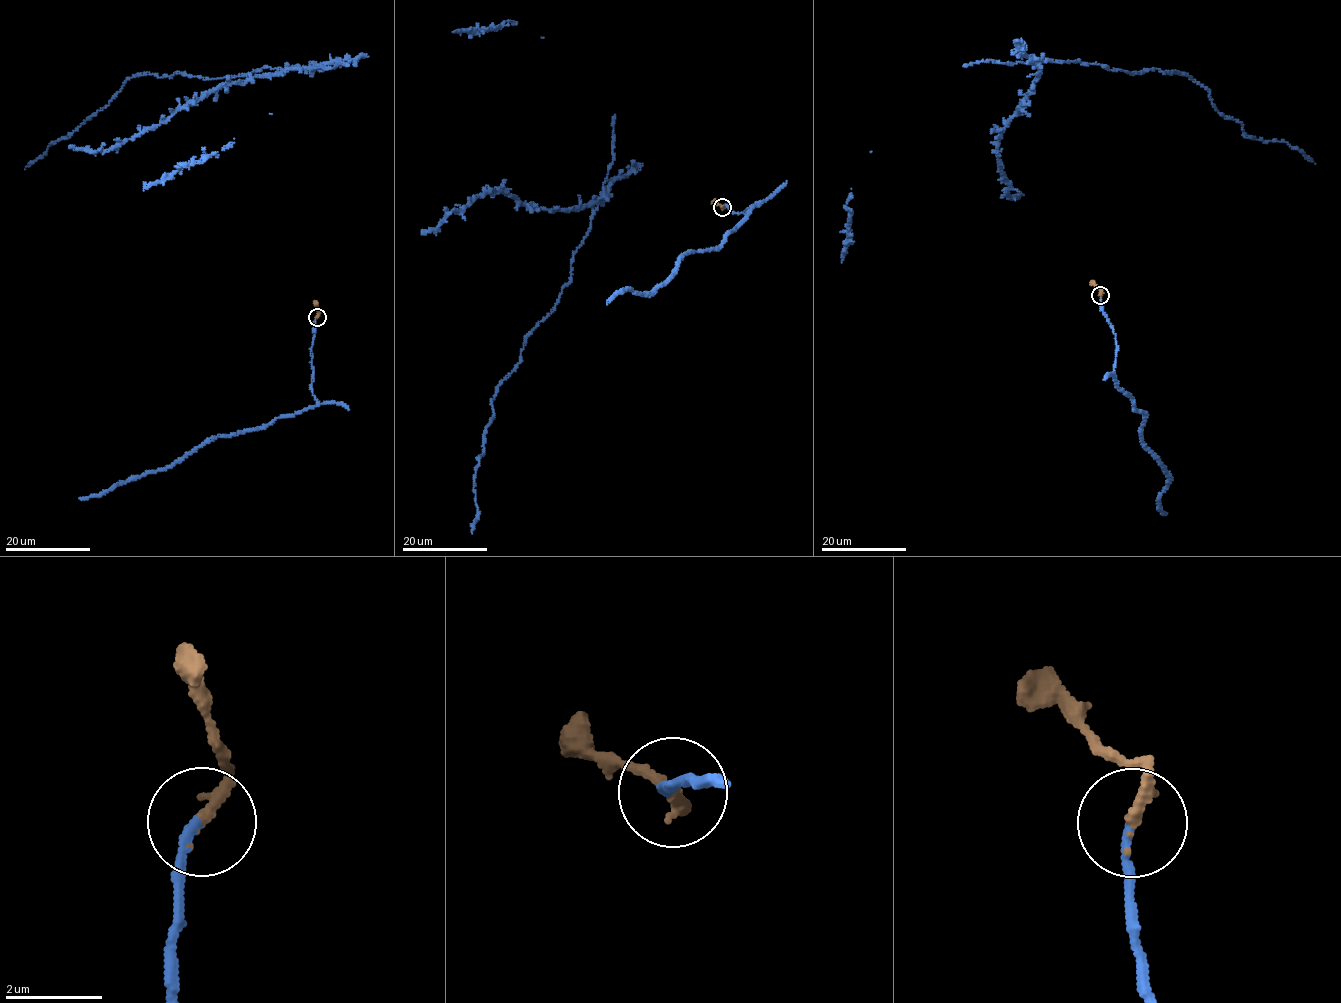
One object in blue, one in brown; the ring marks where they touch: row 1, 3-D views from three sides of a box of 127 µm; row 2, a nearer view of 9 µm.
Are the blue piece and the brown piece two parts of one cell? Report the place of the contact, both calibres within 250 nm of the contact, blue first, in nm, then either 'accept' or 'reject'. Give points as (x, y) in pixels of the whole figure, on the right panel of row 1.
place (1100, 295); calibres 170 and 260 nm; accept

